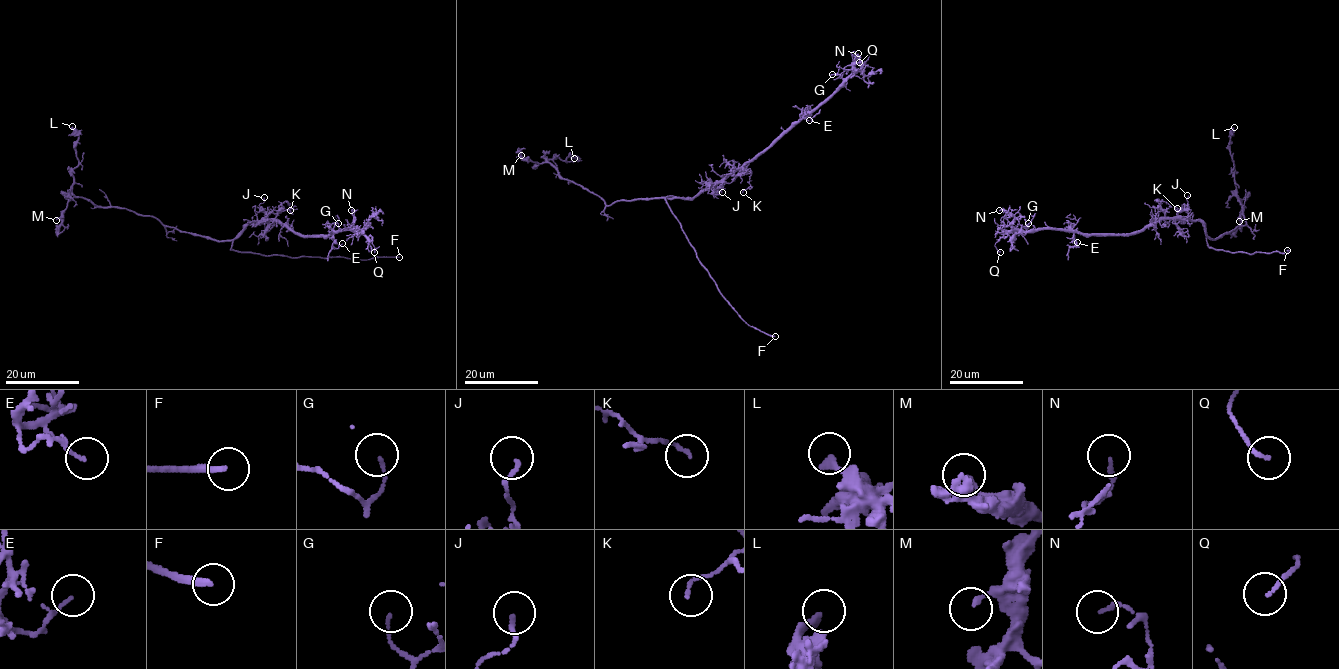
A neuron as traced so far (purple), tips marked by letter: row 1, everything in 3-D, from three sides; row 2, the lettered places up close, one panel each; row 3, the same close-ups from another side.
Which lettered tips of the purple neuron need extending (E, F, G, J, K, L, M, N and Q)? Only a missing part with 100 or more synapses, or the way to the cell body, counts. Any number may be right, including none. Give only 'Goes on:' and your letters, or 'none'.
Goes on: F

